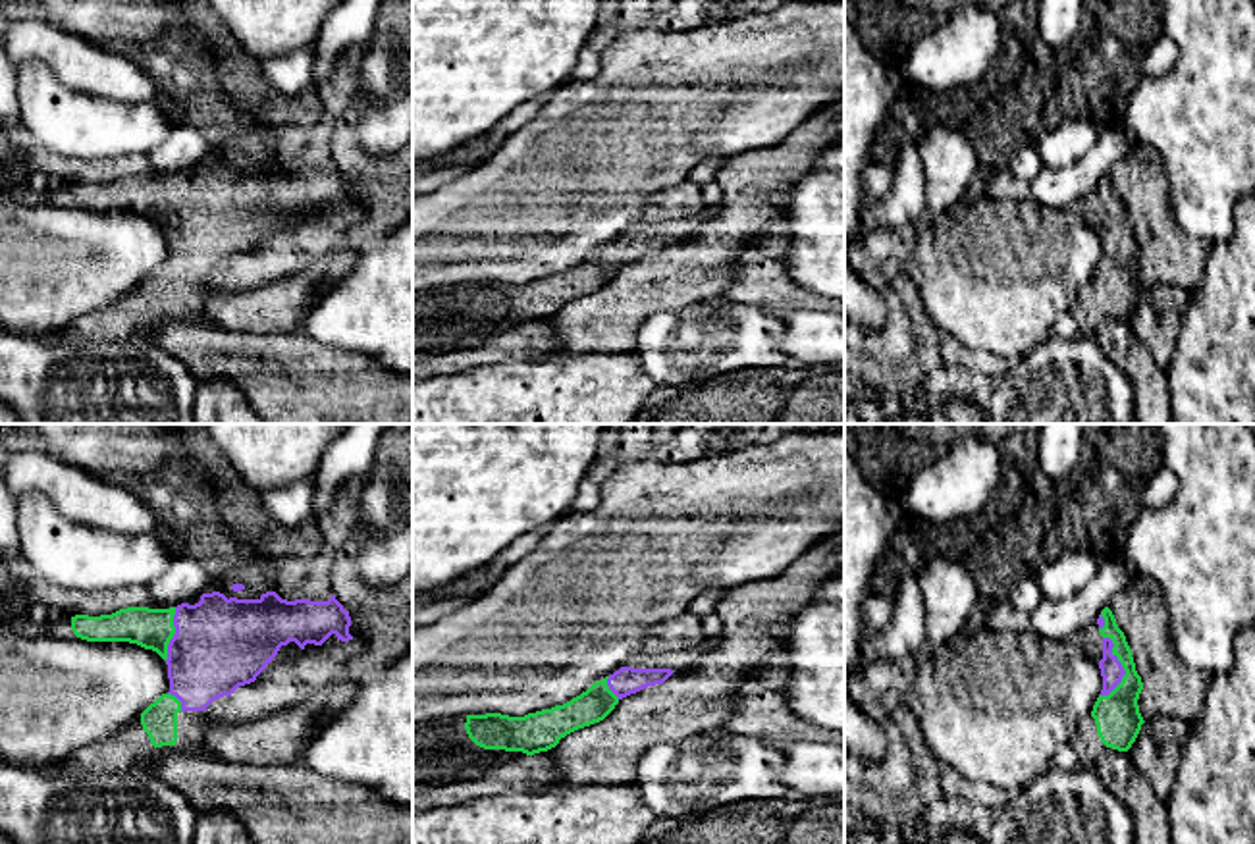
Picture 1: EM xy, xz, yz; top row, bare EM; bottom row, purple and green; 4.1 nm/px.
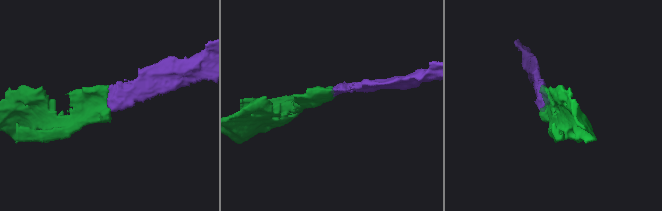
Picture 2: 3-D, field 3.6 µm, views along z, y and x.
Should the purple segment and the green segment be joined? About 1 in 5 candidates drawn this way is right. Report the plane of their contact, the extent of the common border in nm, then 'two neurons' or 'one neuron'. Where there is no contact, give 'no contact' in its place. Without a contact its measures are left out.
yz | 260 nm | one neuron

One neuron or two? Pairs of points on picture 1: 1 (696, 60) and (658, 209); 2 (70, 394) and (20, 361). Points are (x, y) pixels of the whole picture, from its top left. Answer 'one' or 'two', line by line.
1: two
2: one

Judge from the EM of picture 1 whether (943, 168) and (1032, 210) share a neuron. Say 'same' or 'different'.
different

